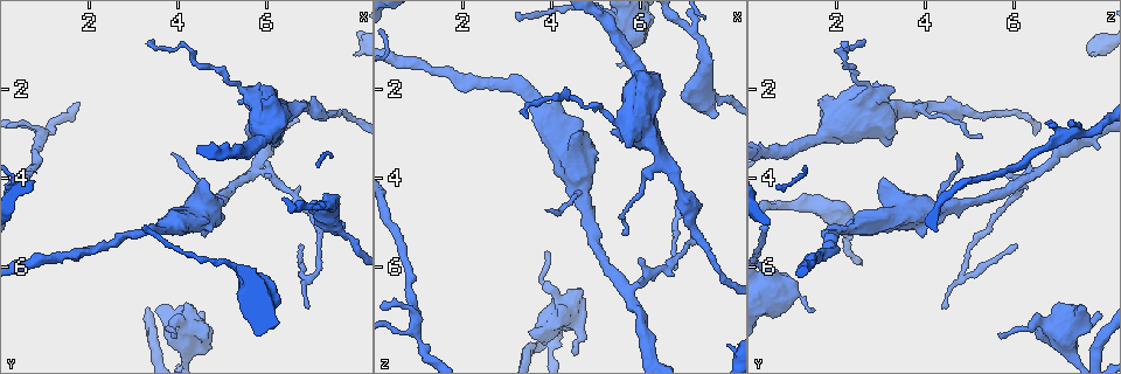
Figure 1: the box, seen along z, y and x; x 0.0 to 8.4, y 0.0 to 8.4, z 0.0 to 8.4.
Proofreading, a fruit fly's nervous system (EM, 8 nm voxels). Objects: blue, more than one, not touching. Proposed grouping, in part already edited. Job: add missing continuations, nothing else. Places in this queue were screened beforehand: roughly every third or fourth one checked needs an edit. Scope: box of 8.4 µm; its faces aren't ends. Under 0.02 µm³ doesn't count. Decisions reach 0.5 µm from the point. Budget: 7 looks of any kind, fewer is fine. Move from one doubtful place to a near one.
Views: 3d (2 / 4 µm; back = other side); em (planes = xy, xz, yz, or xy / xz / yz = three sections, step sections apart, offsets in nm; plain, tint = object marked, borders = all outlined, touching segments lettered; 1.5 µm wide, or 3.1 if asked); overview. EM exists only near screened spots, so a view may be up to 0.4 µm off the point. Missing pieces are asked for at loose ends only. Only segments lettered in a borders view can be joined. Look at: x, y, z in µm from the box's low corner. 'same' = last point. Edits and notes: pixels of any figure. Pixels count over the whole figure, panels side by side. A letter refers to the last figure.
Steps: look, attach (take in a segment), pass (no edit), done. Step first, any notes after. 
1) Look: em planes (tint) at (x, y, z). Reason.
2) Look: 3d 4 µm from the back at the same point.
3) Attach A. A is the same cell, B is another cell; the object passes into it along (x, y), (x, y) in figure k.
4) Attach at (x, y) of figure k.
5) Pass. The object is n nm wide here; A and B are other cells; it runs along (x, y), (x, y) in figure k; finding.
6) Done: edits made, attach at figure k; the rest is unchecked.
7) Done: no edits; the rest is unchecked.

Look: 3d 4 µm at (3.90, 7.55, 5.60). Thin end.

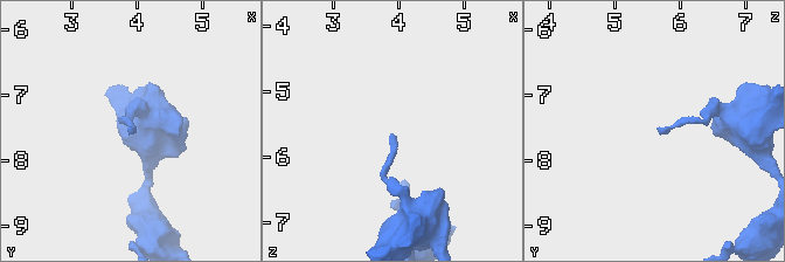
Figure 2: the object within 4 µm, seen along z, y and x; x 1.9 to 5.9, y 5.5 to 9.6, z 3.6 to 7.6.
Look: em yz step 8 (borders) at (3.85, 7.50, 5.65).

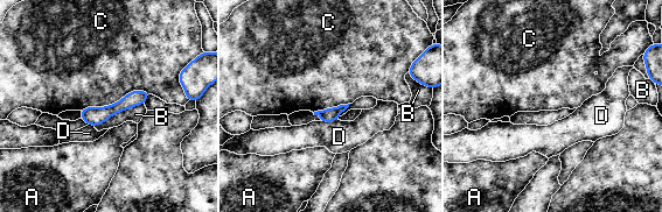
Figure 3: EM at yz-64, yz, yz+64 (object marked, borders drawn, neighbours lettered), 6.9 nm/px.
Look: em planes (borders) at the same point. Another direction.

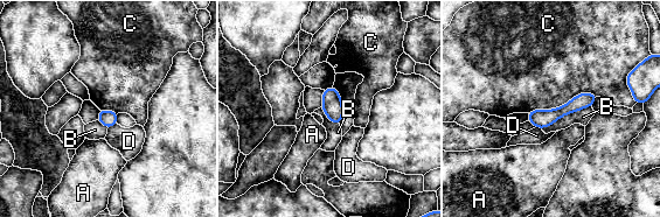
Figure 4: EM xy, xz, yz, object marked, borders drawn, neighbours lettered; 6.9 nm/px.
Pass. A, B, C and D are other cells; a border runs along (598, 96), (581, 93), (528, 113) in figure 4; no lettered segment goes on from it.

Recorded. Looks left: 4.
Look: 3d 4 µm at (7.75, 5.05, 2.55). Branch stops here.

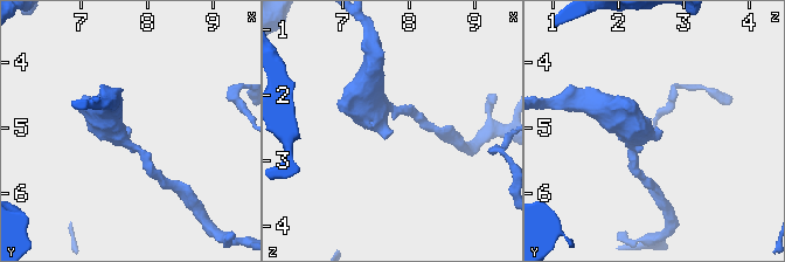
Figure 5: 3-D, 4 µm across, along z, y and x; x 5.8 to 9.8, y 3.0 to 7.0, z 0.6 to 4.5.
Look: em xz step 4 (borders) at (7.70, 5.00, 2.55).

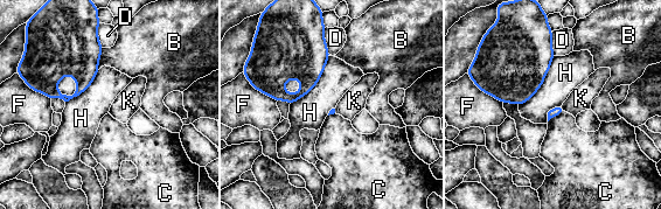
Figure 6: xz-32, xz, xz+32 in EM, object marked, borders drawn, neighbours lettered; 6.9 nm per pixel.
Pass. B, C, D, F, H and K are other cells; a border runs along (329, 56), (318, 82), (290, 104) in figure 6; none of them fits.

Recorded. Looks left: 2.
Look: em planes (tint) at (5.55, 6.95, 1.45). Tapers out.

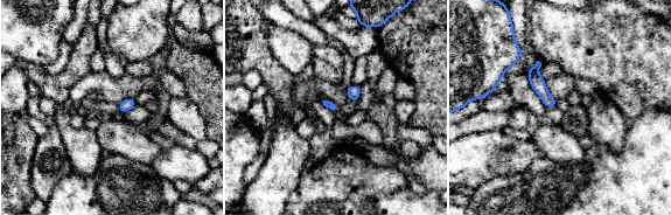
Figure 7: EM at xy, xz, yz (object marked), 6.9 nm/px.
Look: em planes (borders) at the same point. What lies round it.

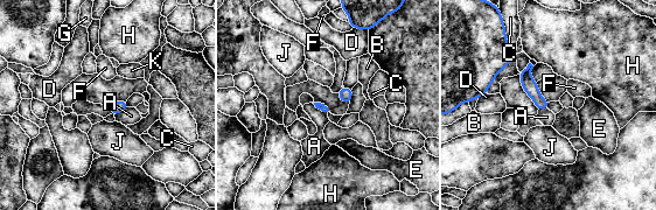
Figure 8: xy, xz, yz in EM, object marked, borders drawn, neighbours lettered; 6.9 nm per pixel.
Pass. The object is 80 nm wide here; A, B, C, D, E, F, G, H, J and K are other cells; a border runs along (353, 89), (353, 98), (349, 102) in figure 8; none of them fits.

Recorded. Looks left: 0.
Done: no edits; the rest is unchecked.

